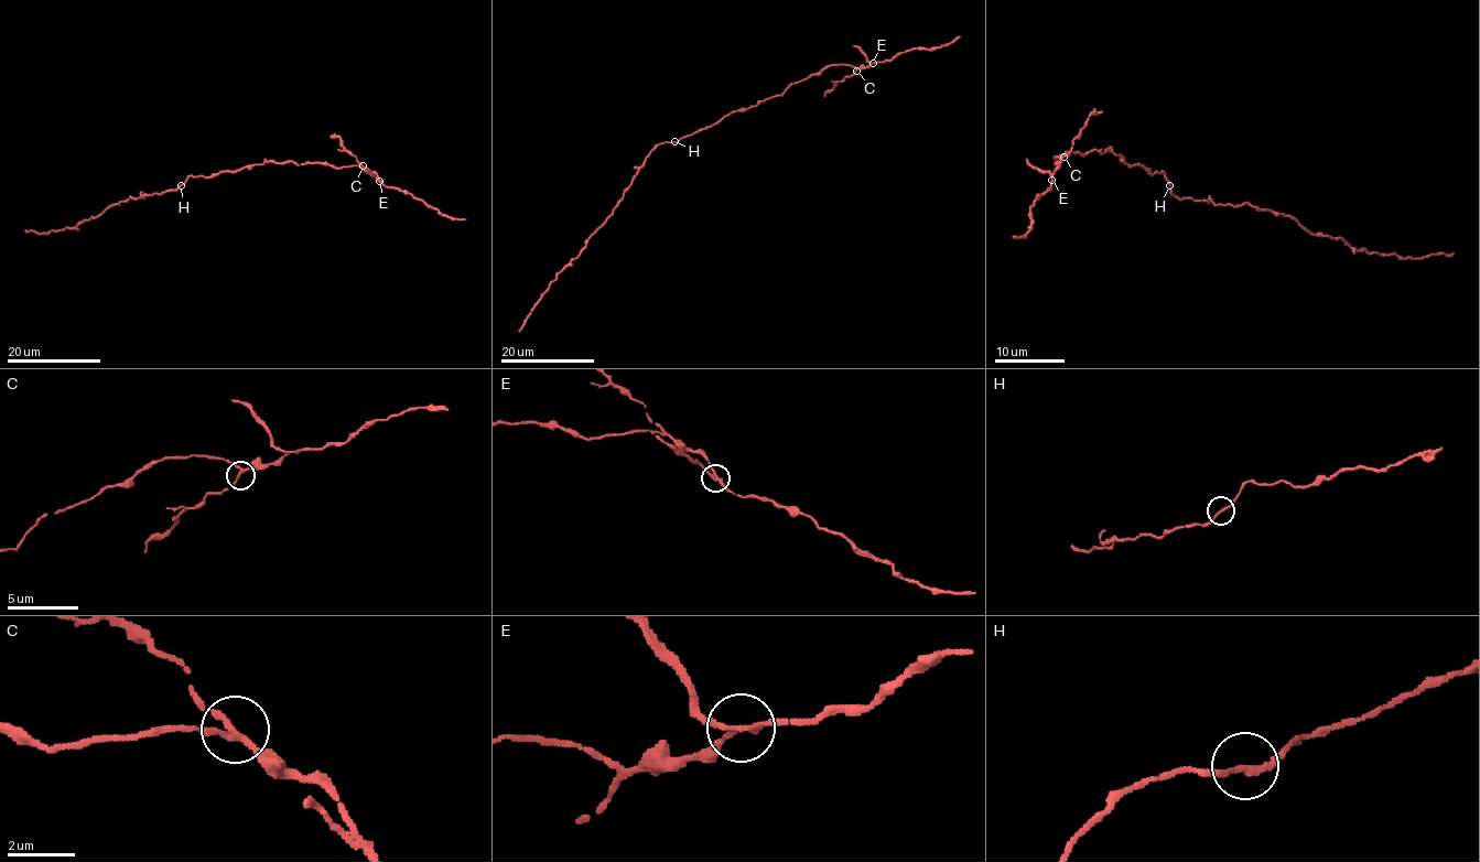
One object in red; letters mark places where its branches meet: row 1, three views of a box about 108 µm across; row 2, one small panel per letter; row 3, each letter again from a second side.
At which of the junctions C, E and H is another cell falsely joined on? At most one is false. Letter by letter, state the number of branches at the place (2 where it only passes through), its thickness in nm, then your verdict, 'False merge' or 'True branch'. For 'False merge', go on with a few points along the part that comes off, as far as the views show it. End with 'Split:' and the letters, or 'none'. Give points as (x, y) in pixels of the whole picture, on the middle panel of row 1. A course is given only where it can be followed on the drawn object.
C: Branches: 3. Thickness 170 nm. True branch
E: Branches: 3. Thickness 160 nm. False merge. Course of the part to remove: (873, 63), (853, 46)
H: Branches: 2. Thickness 170 nm. True branch
Split: E

